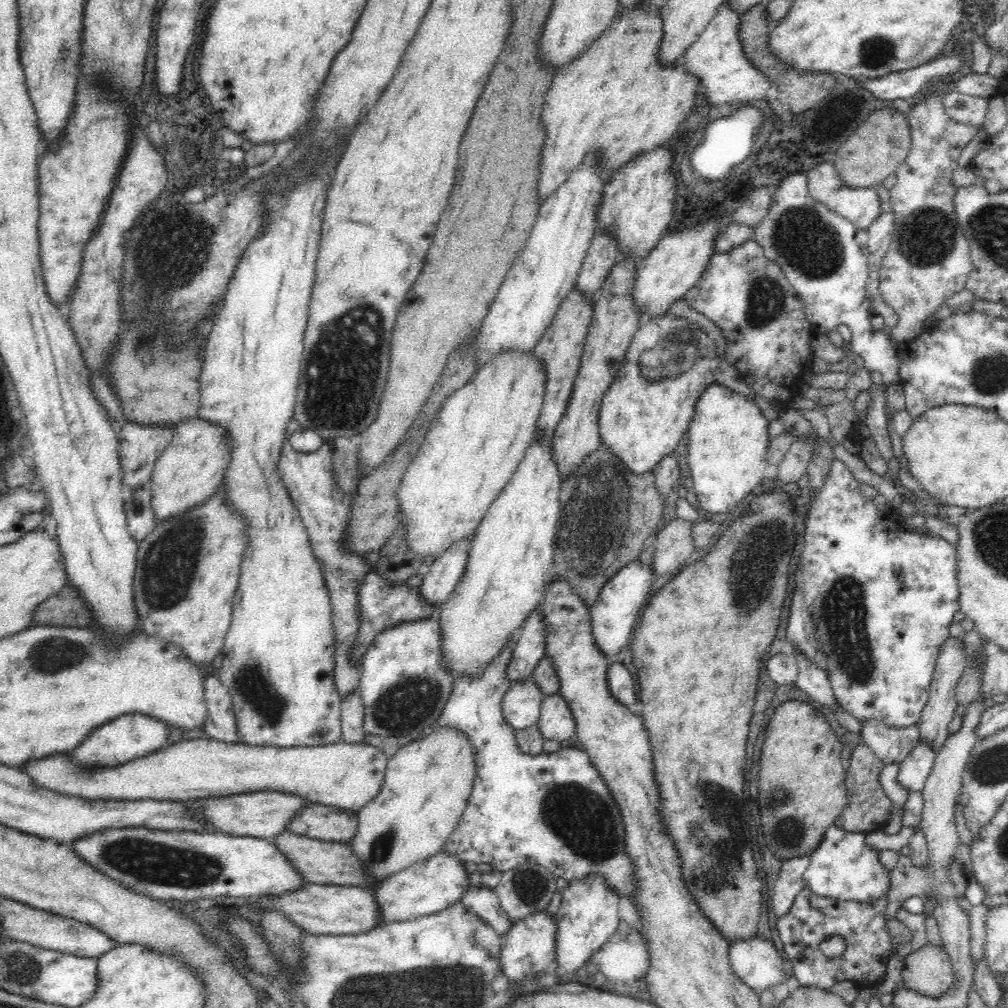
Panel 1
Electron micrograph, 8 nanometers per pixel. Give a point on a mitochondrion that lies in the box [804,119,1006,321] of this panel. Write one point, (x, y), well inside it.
(927, 237)

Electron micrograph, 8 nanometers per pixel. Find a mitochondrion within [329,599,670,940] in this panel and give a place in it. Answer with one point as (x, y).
(579, 817)

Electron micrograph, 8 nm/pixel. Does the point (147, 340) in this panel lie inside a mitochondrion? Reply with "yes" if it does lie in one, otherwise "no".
yes

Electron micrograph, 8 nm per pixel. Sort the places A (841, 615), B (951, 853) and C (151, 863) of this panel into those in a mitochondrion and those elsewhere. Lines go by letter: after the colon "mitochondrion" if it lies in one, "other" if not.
A: mitochondrion
B: other
C: mitochondrion

